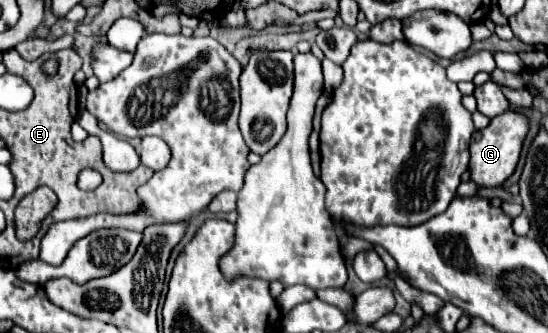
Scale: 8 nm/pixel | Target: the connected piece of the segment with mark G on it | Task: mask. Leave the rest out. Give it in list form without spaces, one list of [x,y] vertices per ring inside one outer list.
[[[506,111],[490,121],[486,129],[474,131],[470,141],[470,173],[472,181],[476,181],[480,187],[500,187],[516,169],[522,143],[528,135],[530,121],[524,113],[518,111]]]

